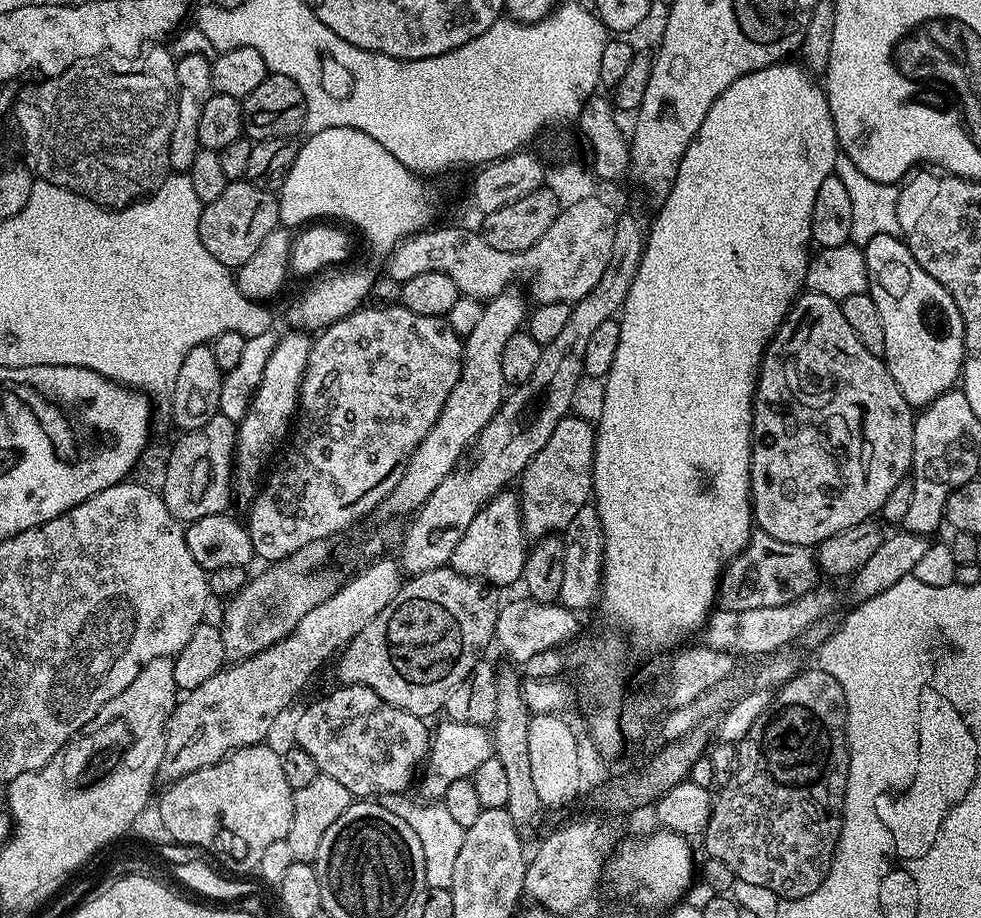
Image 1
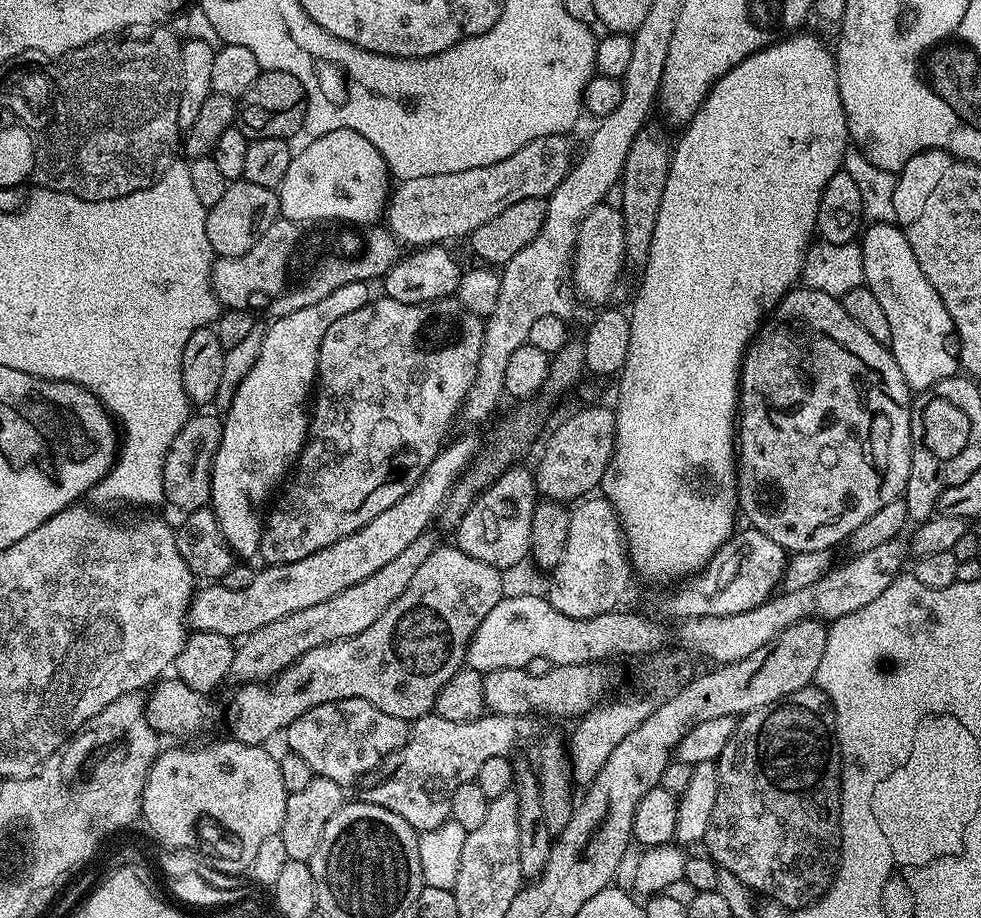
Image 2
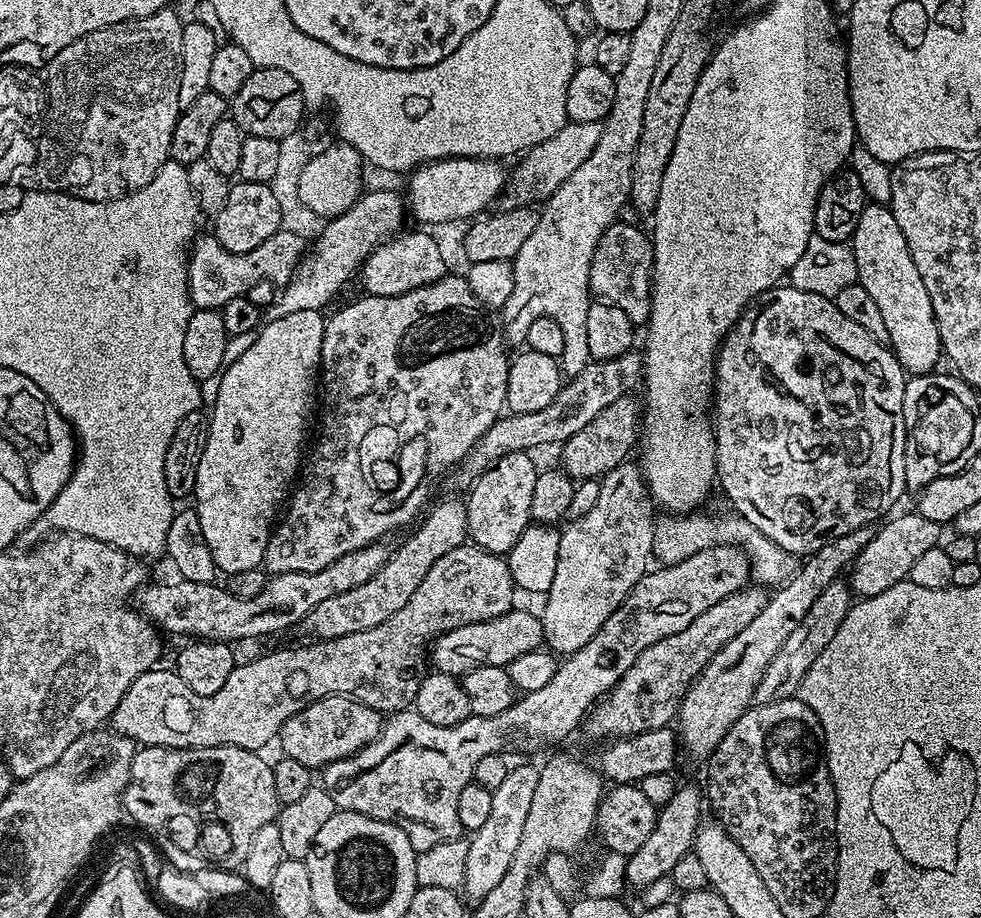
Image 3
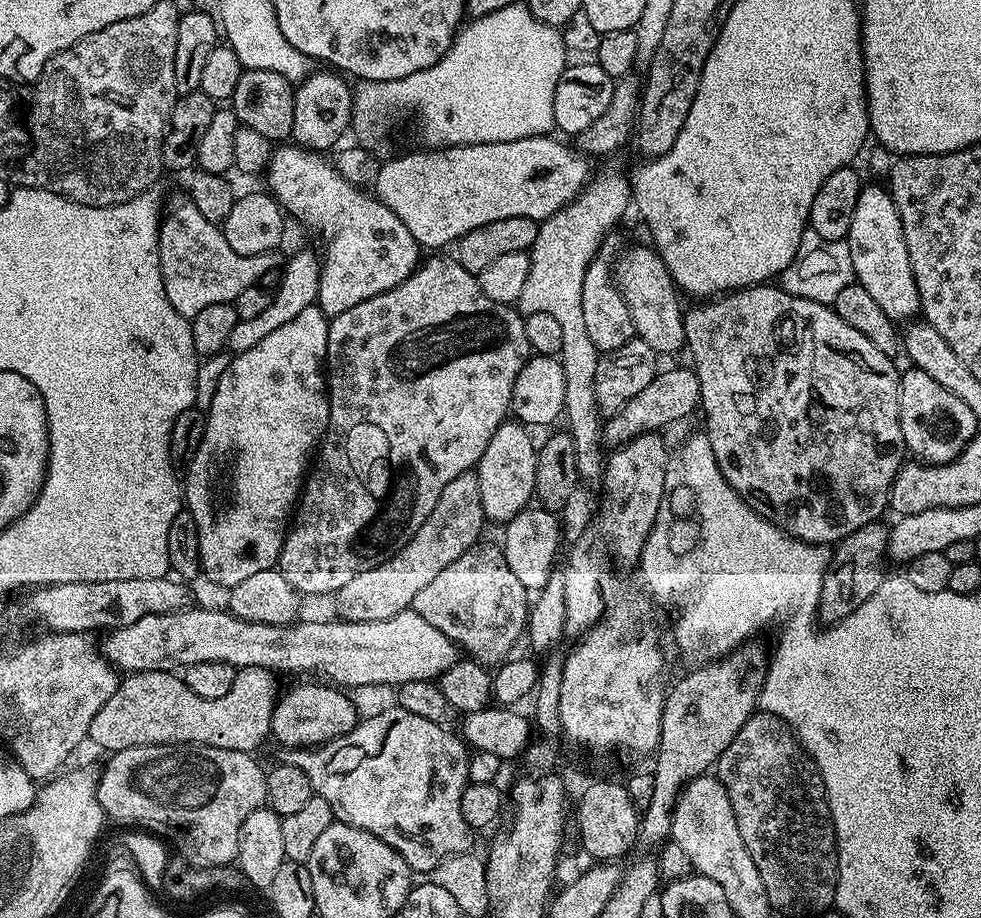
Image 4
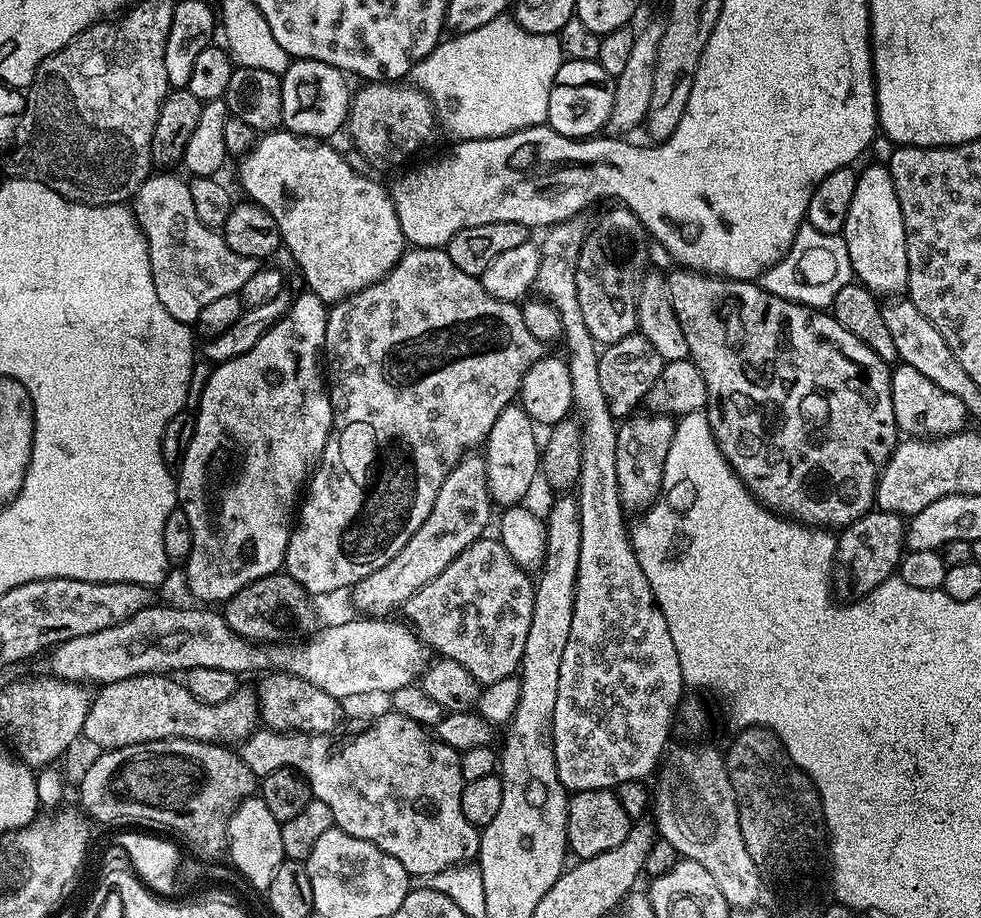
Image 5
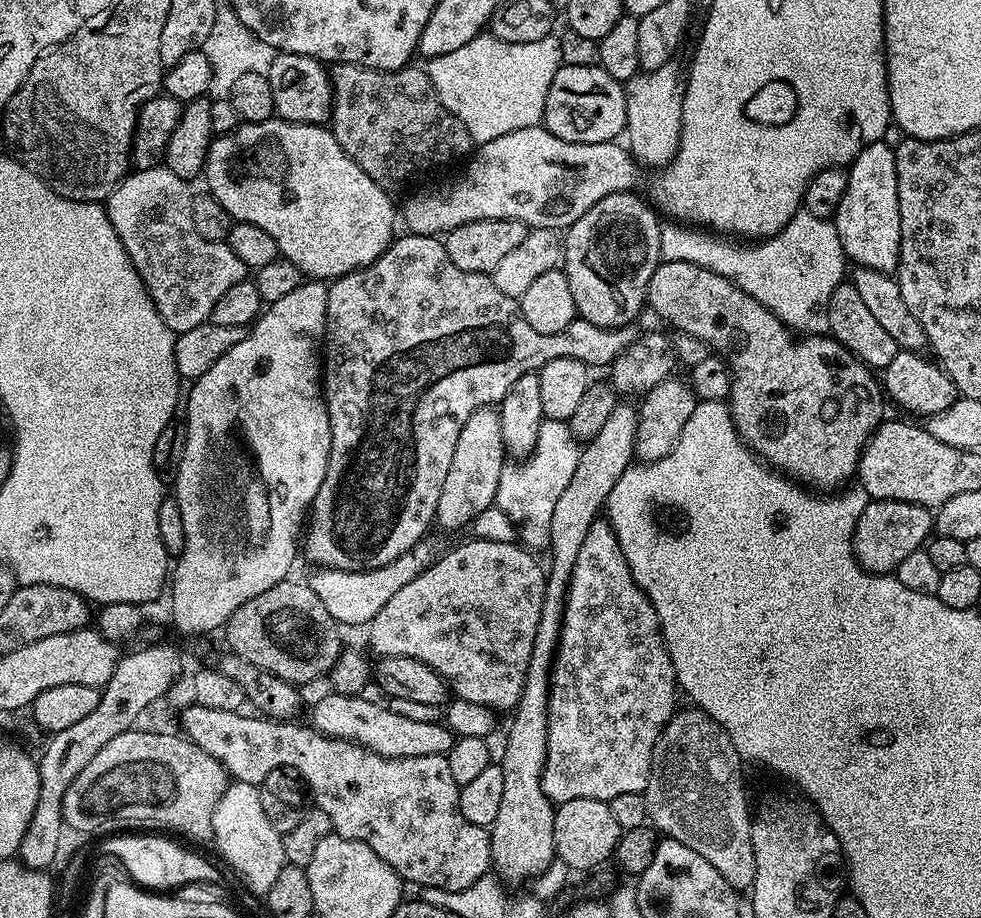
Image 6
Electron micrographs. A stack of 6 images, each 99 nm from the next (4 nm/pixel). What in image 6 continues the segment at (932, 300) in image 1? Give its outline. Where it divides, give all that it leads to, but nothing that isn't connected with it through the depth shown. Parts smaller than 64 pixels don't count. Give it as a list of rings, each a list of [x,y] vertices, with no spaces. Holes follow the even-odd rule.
[[[882,142],[866,146],[852,161],[847,173],[846,194],[842,194],[834,217],[845,257],[862,268],[895,273],[900,257],[896,153]]]

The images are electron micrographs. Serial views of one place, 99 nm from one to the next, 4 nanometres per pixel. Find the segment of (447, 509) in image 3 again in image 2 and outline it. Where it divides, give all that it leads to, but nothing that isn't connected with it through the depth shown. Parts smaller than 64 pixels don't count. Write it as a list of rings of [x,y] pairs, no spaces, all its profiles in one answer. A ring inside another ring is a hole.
[[[422,533],[398,558],[393,558],[389,564],[382,566],[375,574],[370,574],[358,586],[350,586],[350,590],[342,590],[342,594],[334,594],[334,598],[326,598],[326,602],[318,602],[318,606],[306,606],[306,610],[298,610],[278,618],[274,622],[266,622],[258,630],[254,630],[249,636],[243,637],[236,644],[236,653],[232,663],[231,675],[237,676],[240,682],[267,682],[273,679],[282,670],[286,670],[302,654],[314,650],[323,644],[329,644],[335,640],[345,640],[354,634],[362,634],[366,626],[371,626],[382,618],[382,614],[390,607],[390,602],[406,590],[410,578],[430,558],[430,554],[438,547],[438,540],[432,537],[433,533]]]

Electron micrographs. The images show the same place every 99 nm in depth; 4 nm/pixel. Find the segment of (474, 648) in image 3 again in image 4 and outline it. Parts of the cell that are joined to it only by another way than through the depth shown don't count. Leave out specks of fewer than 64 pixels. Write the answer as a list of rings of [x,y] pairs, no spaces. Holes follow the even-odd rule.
[[[189,606],[183,608],[180,612],[171,612],[170,614],[150,614],[146,618],[138,618],[138,622],[130,622],[130,626],[125,628],[117,628],[109,631],[108,636],[104,640],[104,648],[102,644],[102,655],[109,664],[117,669],[123,670],[125,673],[133,672],[171,672],[188,668],[191,664],[198,662],[230,662],[230,666],[236,669],[249,668],[250,666],[258,666],[259,668],[270,669],[277,674],[283,672],[317,672],[317,677],[323,678],[325,681],[331,682],[333,685],[339,686],[344,690],[353,690],[352,688],[368,688],[371,684],[392,684],[391,686],[399,686],[406,682],[418,682],[419,680],[439,681],[440,676],[446,670],[450,670],[450,666],[454,666],[456,661],[461,659],[462,652],[458,645],[450,638],[446,638],[446,634],[442,634],[442,630],[438,630],[435,623],[427,615],[421,614],[415,610],[409,610],[402,614],[394,614],[394,618],[386,618],[382,622],[350,622],[333,618],[333,620],[304,620],[293,622],[291,624],[251,624],[245,620],[240,620],[233,616],[227,610],[219,612],[216,608],[195,608]]]

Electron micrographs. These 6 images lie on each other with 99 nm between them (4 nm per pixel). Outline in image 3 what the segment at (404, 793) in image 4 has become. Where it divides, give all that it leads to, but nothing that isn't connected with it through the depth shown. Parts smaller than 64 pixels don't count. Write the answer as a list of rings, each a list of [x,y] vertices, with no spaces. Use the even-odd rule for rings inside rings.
[[[717,543],[713,548],[703,548],[690,554],[677,564],[665,564],[653,567],[645,572],[638,583],[632,587],[630,594],[620,603],[618,610],[602,622],[602,630],[582,646],[582,650],[559,661],[559,668],[540,690],[525,692],[512,707],[497,716],[474,716],[458,722],[458,726],[433,726],[426,722],[422,714],[414,710],[393,712],[383,721],[378,738],[370,742],[353,756],[342,758],[338,762],[330,762],[322,770],[322,787],[334,798],[337,809],[341,812],[357,812],[366,814],[375,820],[391,820],[397,824],[410,838],[410,846],[419,854],[430,850],[430,846],[438,846],[438,842],[455,840],[462,829],[458,822],[458,798],[462,790],[473,783],[476,767],[486,754],[503,753],[508,744],[508,731],[517,728],[524,736],[532,740],[562,740],[575,728],[583,725],[587,715],[601,698],[611,692],[613,686],[634,666],[634,658],[646,650],[646,646],[654,646],[654,642],[662,642],[662,638],[670,638],[670,634],[678,634],[678,630],[686,630],[698,614],[710,610],[722,598],[734,594],[745,587],[750,580],[750,561],[748,553],[735,544]]]

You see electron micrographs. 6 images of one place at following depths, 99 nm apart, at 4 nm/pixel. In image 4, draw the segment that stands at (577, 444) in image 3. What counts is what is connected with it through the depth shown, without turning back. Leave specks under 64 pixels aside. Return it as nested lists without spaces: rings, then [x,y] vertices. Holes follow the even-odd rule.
[[[668,368],[657,371],[646,390],[634,394],[618,414],[607,417],[602,424],[602,440],[605,445],[619,446],[643,432],[660,432],[667,424],[688,416],[700,408],[700,383],[695,371],[688,368]]]

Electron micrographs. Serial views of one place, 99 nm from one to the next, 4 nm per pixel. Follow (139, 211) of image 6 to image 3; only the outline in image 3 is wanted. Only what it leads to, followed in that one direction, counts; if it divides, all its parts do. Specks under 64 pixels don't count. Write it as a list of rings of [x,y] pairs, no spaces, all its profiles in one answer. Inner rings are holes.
[[[278,231],[270,234],[270,238],[266,238],[266,242],[262,242],[262,246],[254,246],[254,250],[250,250],[246,254],[234,254],[230,250],[223,248],[215,235],[201,235],[199,239],[193,243],[186,261],[188,266],[188,296],[192,299],[196,308],[223,308],[226,302],[230,302],[239,296],[248,296],[251,288],[255,284],[260,284],[263,280],[269,280],[275,286],[283,286],[292,279],[292,275],[296,272],[296,267],[300,265],[301,258],[304,257],[306,251],[306,241],[297,234],[288,233],[286,231]]]

